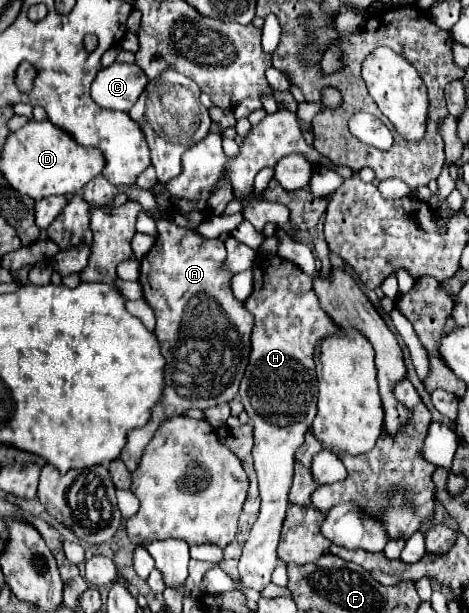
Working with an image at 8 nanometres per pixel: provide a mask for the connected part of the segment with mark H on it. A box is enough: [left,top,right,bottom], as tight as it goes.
[239,252,337,592]

